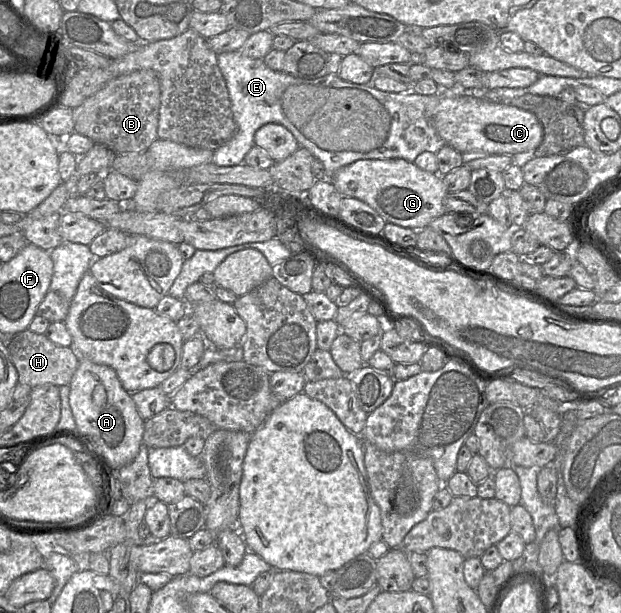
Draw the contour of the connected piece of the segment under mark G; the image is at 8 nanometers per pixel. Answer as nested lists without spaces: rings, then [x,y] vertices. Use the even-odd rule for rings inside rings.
[[[401,158],[357,160],[337,170],[332,183],[343,197],[354,197],[367,203],[386,223],[416,231],[445,213],[444,198],[448,191],[442,176]]]

